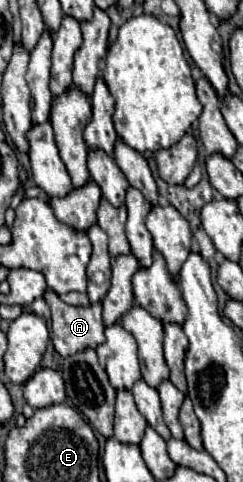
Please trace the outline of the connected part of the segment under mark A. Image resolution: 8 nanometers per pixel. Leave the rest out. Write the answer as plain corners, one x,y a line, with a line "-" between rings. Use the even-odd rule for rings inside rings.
50,289
44,293
44,299
52,311
52,343
62,357
70,357
82,349
96,349
106,341
100,303
72,307

